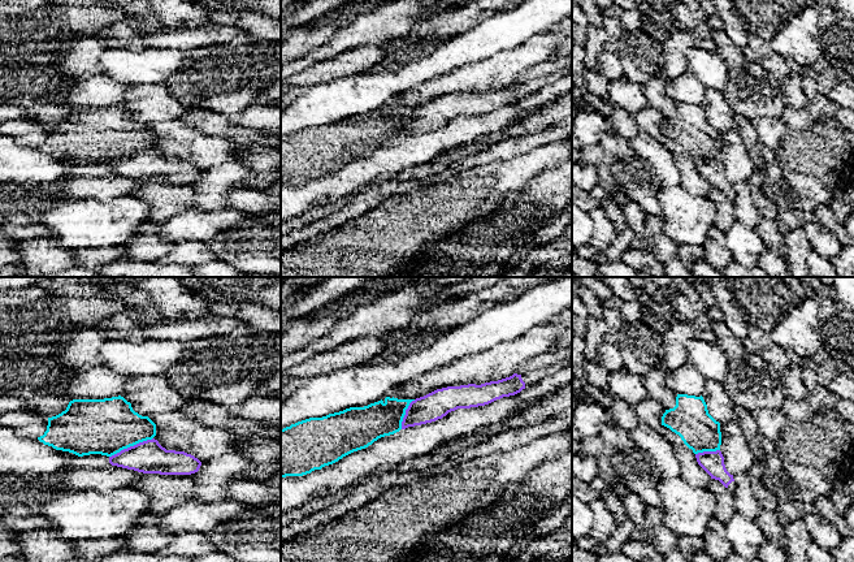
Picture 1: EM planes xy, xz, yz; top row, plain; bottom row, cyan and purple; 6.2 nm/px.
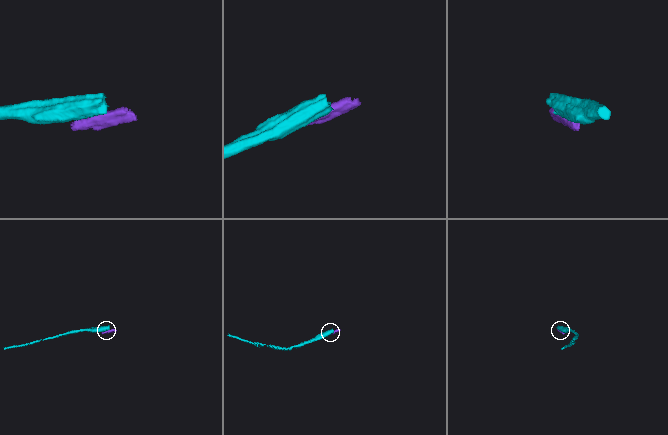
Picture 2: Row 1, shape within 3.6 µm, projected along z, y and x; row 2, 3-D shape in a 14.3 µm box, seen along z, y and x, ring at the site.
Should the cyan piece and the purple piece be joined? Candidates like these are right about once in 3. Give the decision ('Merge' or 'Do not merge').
Do not merge

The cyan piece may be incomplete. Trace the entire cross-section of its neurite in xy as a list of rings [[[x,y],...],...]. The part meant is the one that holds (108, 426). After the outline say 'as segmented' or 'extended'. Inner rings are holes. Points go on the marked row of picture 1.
[[[123,397],[73,399],[65,411],[48,418],[47,431],[38,437],[44,445],[78,457],[112,457],[156,436],[156,424],[135,412]]] | as segmented

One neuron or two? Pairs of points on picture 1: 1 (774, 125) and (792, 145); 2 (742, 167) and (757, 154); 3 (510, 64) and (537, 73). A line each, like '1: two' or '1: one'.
1: two
2: two
3: two

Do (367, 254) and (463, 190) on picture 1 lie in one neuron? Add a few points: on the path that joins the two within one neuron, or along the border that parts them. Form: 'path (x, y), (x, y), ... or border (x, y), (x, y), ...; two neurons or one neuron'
path (390, 234), (408, 223), (439, 210); one neuron

